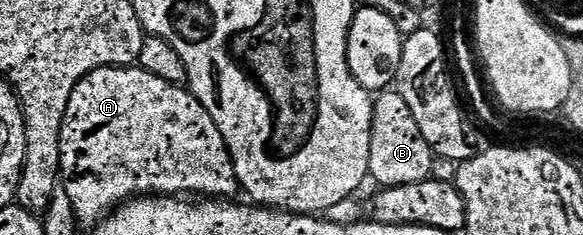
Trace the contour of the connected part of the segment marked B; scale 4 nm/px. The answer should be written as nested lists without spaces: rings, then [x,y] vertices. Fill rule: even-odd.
[[[399,90],[381,91],[375,97],[372,106],[368,163],[371,179],[373,181],[376,179],[380,186],[416,184],[417,181],[433,175],[432,159],[434,159],[433,150],[426,142],[426,138],[422,138],[422,130],[418,130],[418,122],[414,122],[414,114],[410,114],[410,106],[406,106],[406,98],[402,98]]]

